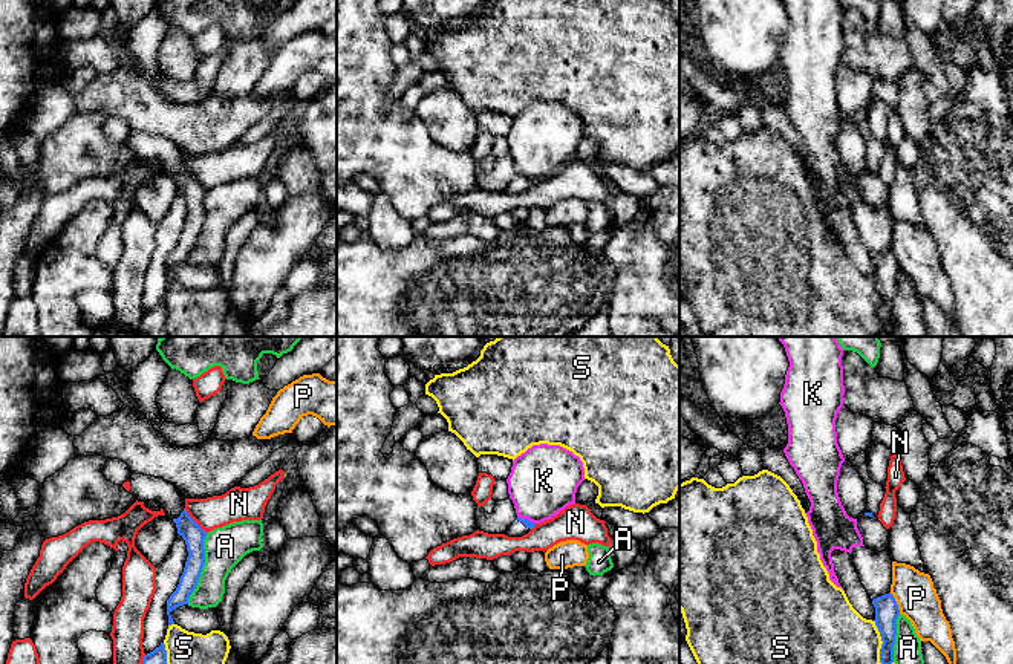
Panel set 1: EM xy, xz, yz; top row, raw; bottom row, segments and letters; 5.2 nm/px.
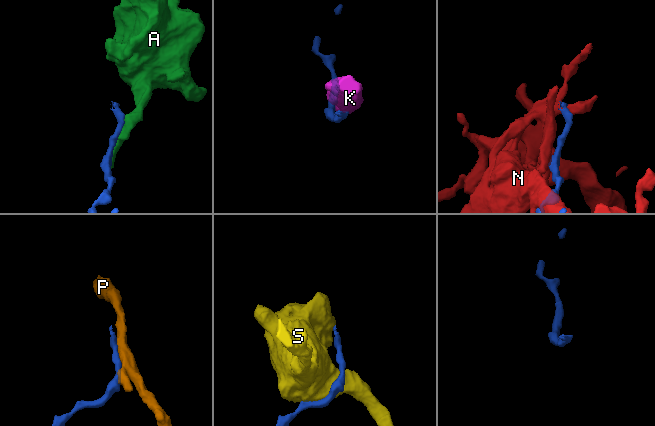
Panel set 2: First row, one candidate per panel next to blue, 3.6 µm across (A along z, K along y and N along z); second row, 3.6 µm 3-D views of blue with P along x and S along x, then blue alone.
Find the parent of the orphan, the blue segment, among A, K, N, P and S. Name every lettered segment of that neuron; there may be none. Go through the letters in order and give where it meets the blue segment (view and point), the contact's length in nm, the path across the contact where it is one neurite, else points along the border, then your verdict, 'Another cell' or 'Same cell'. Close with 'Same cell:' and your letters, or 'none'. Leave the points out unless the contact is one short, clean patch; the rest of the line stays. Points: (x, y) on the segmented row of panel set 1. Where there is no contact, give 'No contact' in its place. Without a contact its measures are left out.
A: Touches blue at xy (202, 566). Shared border 400 nm. Another cell
K: Touches blue at xz (527, 519). Shared border 100 nm. Another cell
N: Touches blue at xy (193, 520). Shared border 180 nm. Another cell
P: Touches blue at yz (895, 603). Shared border 130 nm. Boundary: yz (889, 592), (900, 612). Another cell
S: Touches blue at yz (882, 640). Shared border 240 nm. Another cell
Same cell: none

